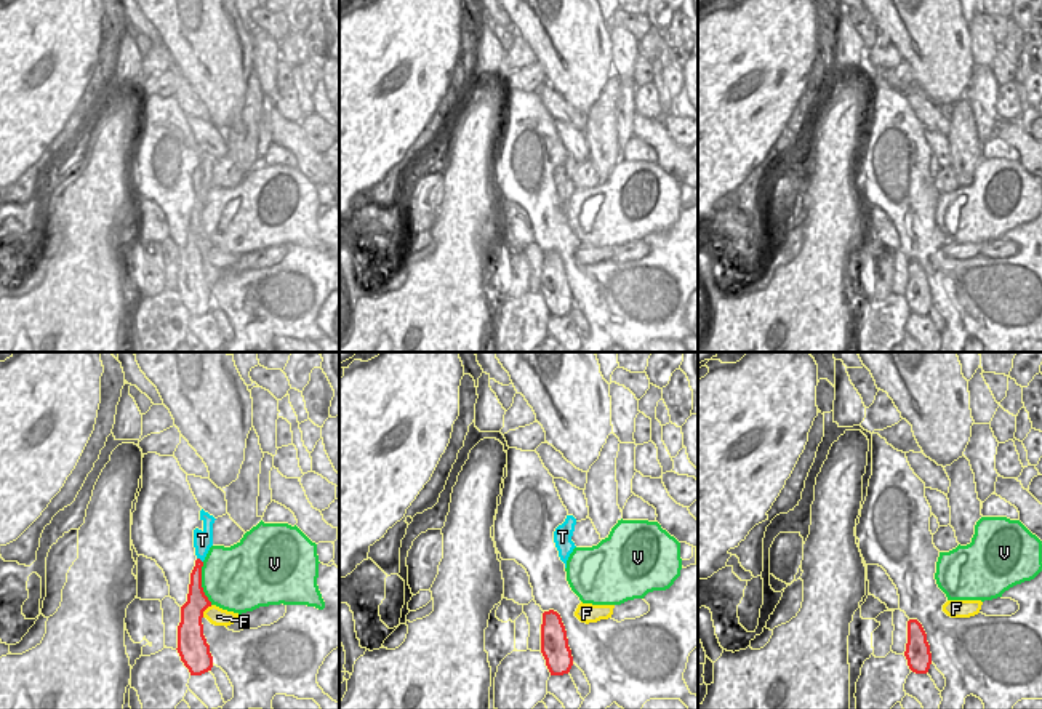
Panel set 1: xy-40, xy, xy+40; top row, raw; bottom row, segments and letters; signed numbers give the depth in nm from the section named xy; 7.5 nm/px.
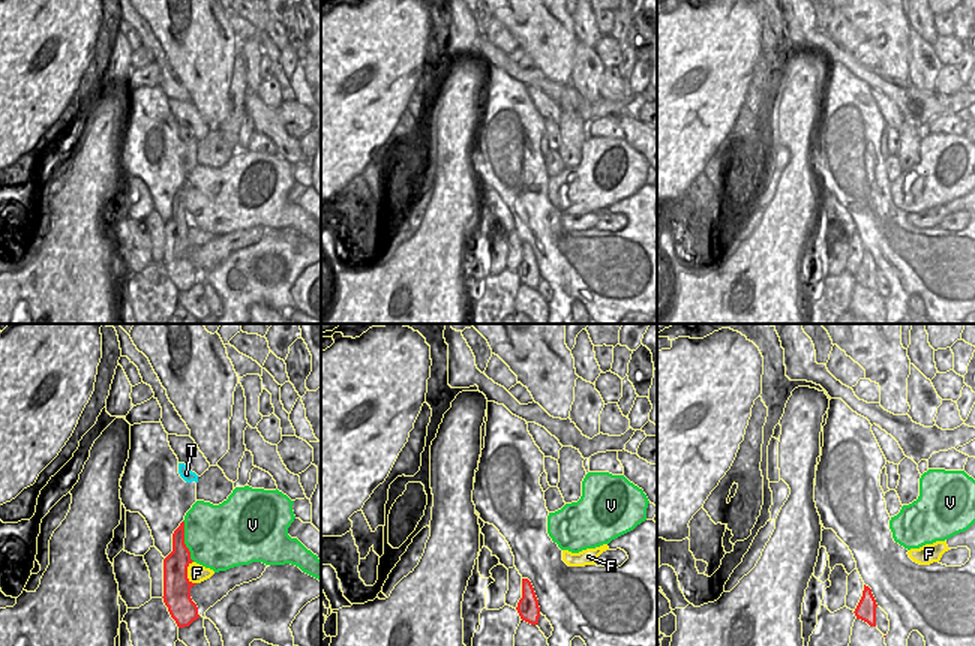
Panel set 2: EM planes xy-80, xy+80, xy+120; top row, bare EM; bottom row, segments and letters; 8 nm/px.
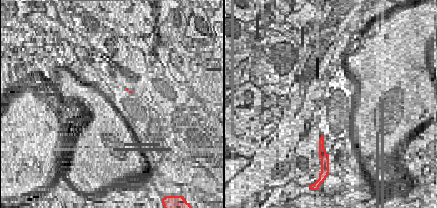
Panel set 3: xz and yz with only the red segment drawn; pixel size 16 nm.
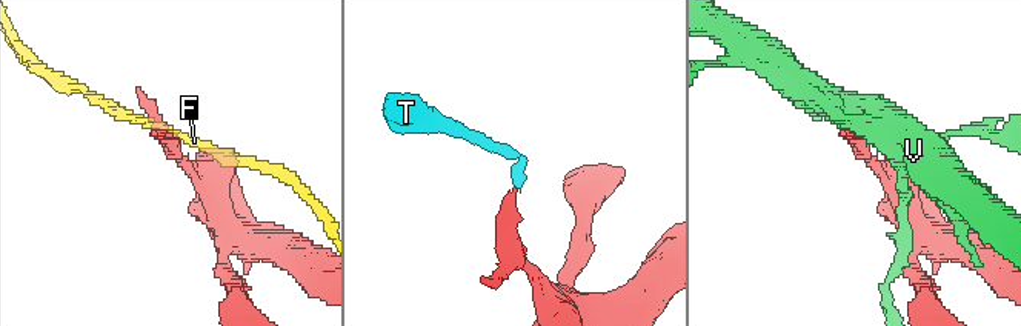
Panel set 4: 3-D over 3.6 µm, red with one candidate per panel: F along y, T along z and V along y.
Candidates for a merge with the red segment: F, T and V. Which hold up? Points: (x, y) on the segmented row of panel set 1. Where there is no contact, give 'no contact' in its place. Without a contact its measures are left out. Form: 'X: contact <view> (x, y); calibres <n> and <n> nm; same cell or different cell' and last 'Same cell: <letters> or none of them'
F: contact xy-40 (205, 608); calibres 200 and 140 nm; different cell
T: contact xy-40 (200, 560); calibres 120 and 140 nm; different cell
V: contact xy-40 (200, 583); calibres 170 and 480 nm; different cell
Same cell: none of them

